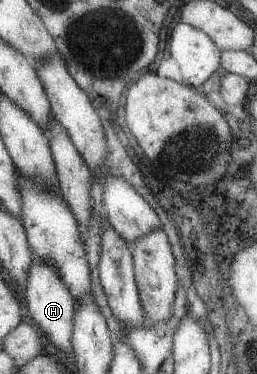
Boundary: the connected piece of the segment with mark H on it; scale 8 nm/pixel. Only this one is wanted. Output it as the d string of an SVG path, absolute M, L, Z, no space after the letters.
M34 259L29 269L29 283L25 293L27 309L31 319L45 333L51 345L55 345L57 351L63 353L74 353L73 334L75 333L75 297L69 293L67 285L63 283L61 275L57 273L57 267L53 263Z

